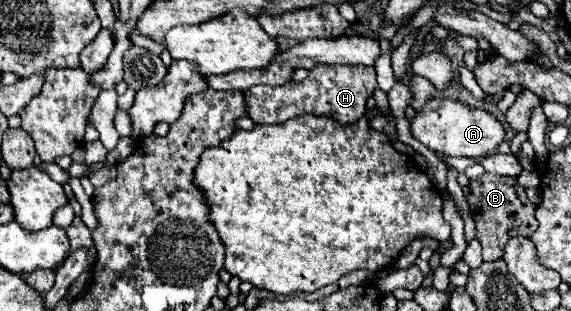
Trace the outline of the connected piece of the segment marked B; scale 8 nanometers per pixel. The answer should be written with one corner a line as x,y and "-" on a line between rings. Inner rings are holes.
482,174
480,178
470,180
468,186
464,186
462,190
470,204
470,212
476,222
476,238
482,244
482,258
486,262
494,262
502,258
504,244
508,244
512,236
532,236
532,232
538,228
534,218
536,208
528,200
524,188
516,182
516,178

